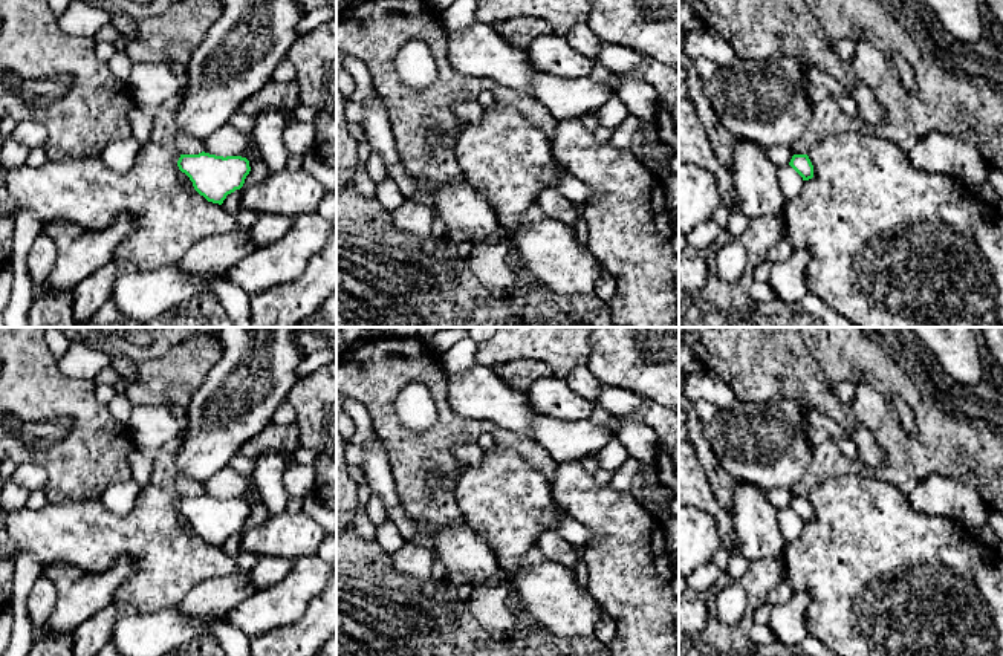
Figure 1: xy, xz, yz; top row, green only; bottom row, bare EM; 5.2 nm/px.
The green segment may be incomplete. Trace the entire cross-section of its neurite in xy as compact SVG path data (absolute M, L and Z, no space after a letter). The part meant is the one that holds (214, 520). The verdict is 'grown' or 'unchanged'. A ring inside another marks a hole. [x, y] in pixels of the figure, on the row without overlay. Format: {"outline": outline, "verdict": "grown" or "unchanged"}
{"outline": "M161 453L153 459L151 483L171 488L179 495L177 509L208 544L222 547L228 537L240 532L251 514L242 498L216 498L203 494L203 482L187 477L176 462L176 453Z", "verdict": "grown"}

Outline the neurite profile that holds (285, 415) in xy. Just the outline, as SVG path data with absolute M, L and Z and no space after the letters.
M283 402L277 408L272 421L278 425L295 425L297 424L297 411L294 410L294 407L291 404Z

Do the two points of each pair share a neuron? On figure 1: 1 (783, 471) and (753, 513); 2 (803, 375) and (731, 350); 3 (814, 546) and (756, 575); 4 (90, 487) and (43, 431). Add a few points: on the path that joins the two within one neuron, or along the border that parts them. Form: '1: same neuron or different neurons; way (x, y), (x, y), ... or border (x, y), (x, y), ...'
1: different neurons; border (737, 480), (753, 483), (765, 493)
2: same neuron; way (785, 367), (765, 358), (757, 350), (749, 350)
3: different neurons; border (782, 558), (786, 568), (786, 578)
4: same neuron; way (84, 473), (57, 445)

